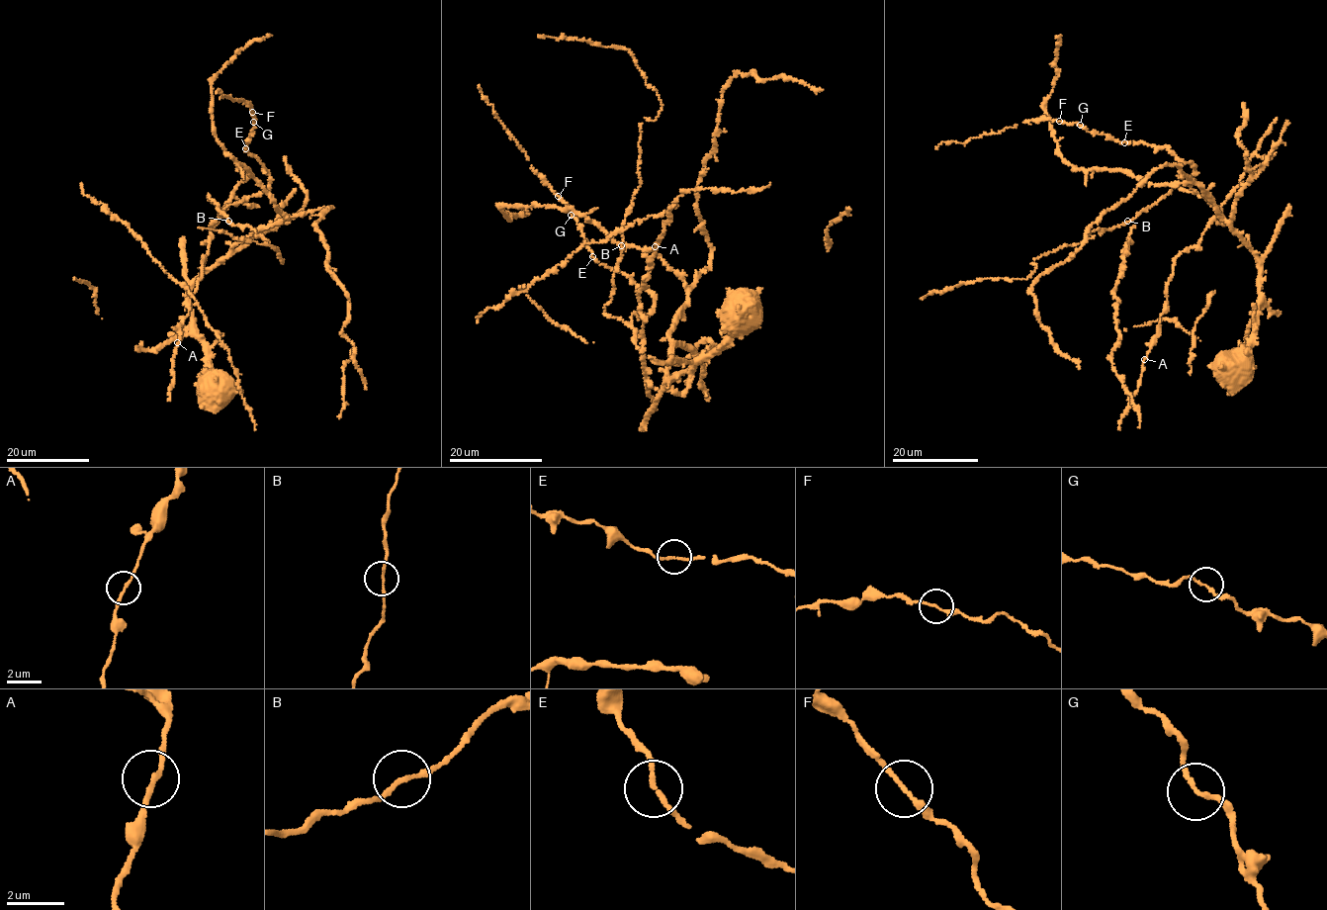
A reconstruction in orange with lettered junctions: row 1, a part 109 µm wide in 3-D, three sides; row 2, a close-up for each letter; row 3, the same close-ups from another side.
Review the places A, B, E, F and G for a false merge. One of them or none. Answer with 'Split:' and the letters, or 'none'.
Split: none

